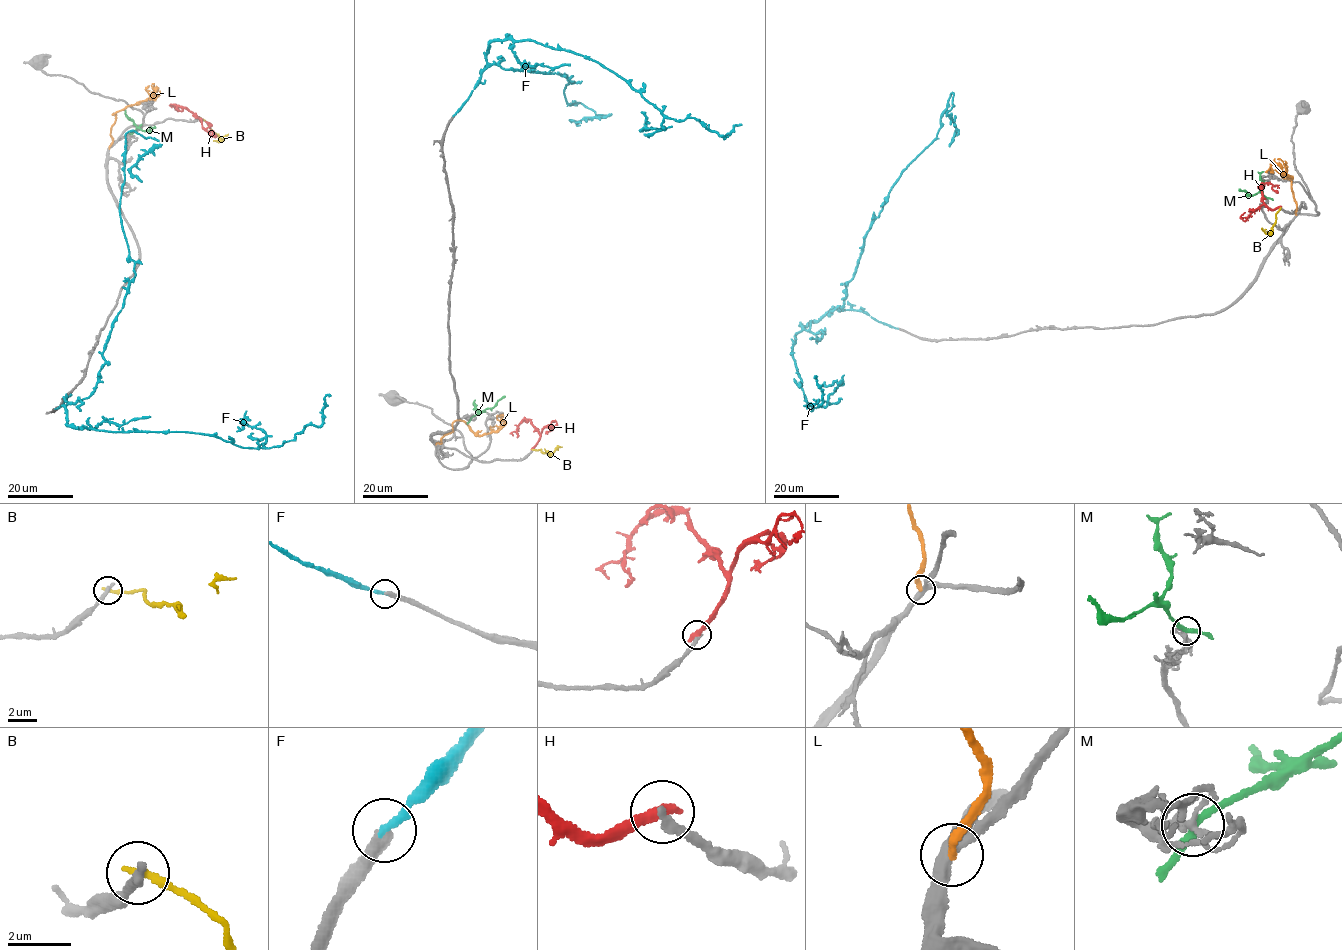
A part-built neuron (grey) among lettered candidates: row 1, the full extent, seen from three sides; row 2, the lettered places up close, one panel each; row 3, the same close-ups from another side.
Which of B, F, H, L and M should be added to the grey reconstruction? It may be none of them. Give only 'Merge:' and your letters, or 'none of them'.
Merge: F

